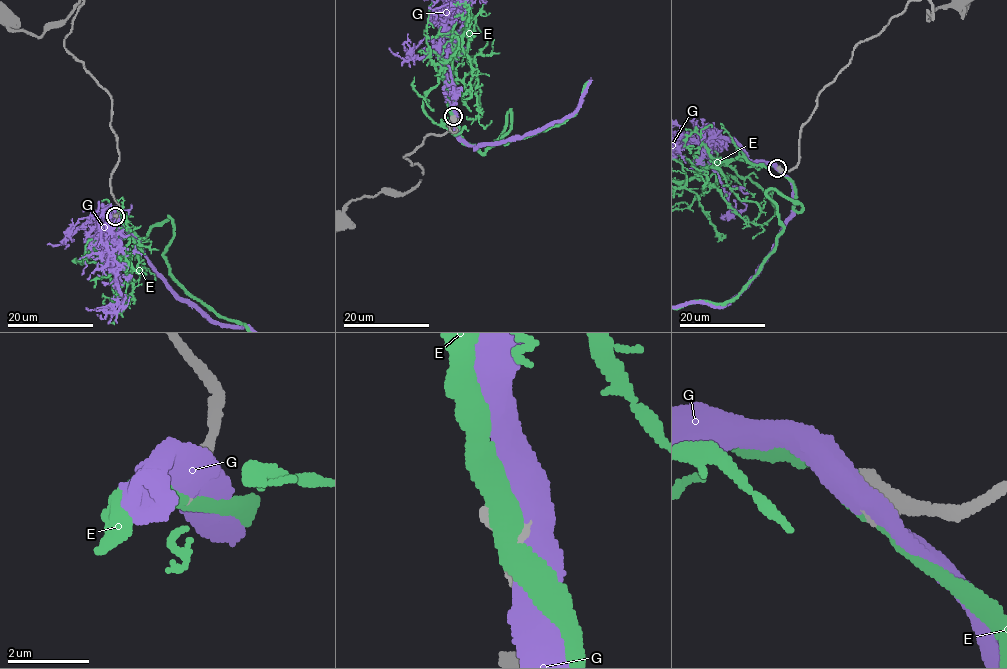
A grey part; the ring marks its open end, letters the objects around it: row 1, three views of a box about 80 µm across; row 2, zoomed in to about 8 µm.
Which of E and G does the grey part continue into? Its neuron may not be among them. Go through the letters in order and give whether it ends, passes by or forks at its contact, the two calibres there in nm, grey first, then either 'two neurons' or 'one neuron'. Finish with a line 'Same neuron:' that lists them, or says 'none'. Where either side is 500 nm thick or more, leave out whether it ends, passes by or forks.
E: 750/500 nm | one neuron
G: 700/500 nm | two neurons
Same neuron: E

